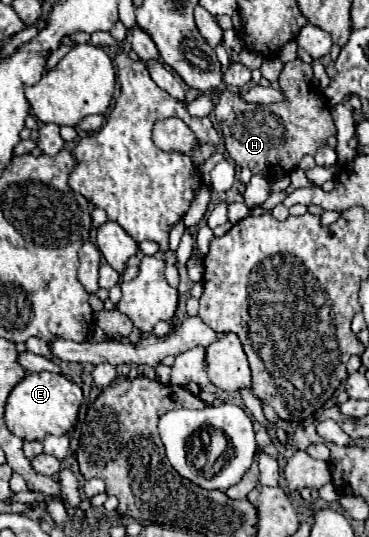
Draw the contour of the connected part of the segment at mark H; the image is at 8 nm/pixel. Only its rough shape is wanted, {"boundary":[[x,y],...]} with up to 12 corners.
{"boundary":[[300,58],[280,104],[224,90],[214,108],[228,156],[272,180],[336,134]]}

